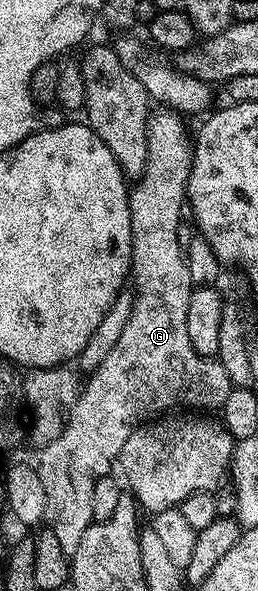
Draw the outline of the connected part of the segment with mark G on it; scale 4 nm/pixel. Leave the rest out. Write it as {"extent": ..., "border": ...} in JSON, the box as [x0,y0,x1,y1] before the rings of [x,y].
{"extent":[36,110,231,554],"border":[[[157,110],[150,115],[149,118],[149,129],[147,130],[147,162],[145,163],[145,169],[143,170],[143,174],[141,177],[136,181],[137,185],[132,185],[130,194],[129,194],[129,209],[131,210],[131,242],[133,243],[133,263],[131,265],[131,276],[132,279],[135,281],[137,279],[137,288],[135,287],[135,295],[133,298],[133,309],[131,310],[131,318],[127,318],[127,326],[123,326],[123,335],[119,337],[119,342],[115,342],[115,346],[111,346],[111,354],[107,354],[107,358],[103,358],[103,362],[99,362],[99,366],[95,369],[92,369],[88,373],[87,379],[84,381],[81,395],[78,396],[77,401],[75,402],[75,406],[72,408],[72,410],[69,412],[68,418],[65,420],[65,429],[62,430],[61,436],[59,438],[55,438],[55,442],[51,442],[47,445],[46,448],[40,449],[39,455],[41,455],[41,464],[38,463],[36,465],[37,473],[39,474],[39,478],[43,482],[43,494],[47,494],[47,506],[45,507],[45,519],[44,523],[47,525],[47,531],[49,531],[51,534],[55,534],[56,541],[59,542],[59,546],[63,548],[65,553],[72,554],[72,552],[77,549],[79,546],[79,541],[83,539],[83,534],[86,532],[86,530],[89,529],[90,524],[94,523],[93,515],[91,514],[91,490],[95,490],[95,482],[99,482],[99,478],[103,478],[104,476],[110,475],[114,470],[112,468],[115,468],[115,465],[118,463],[119,457],[121,455],[121,451],[123,450],[123,442],[127,442],[127,438],[131,438],[131,434],[136,428],[141,427],[142,424],[160,417],[162,414],[168,413],[170,410],[176,409],[173,408],[176,406],[176,404],[186,404],[186,409],[189,410],[209,410],[205,408],[214,408],[214,410],[220,409],[222,405],[225,403],[225,399],[227,398],[227,394],[229,393],[229,389],[231,387],[229,383],[229,379],[227,378],[227,370],[223,370],[223,366],[220,364],[220,362],[215,358],[210,358],[208,356],[201,356],[198,354],[198,352],[195,350],[195,346],[191,346],[191,338],[187,338],[187,306],[189,305],[189,299],[191,298],[191,294],[193,293],[194,287],[195,287],[195,277],[190,272],[189,268],[189,261],[187,259],[187,252],[186,249],[183,247],[183,240],[181,244],[181,208],[182,212],[183,209],[186,207],[187,201],[185,199],[185,183],[189,181],[189,166],[191,163],[191,146],[189,141],[187,142],[185,138],[185,124],[180,115],[176,111],[170,111],[170,110]]]}

